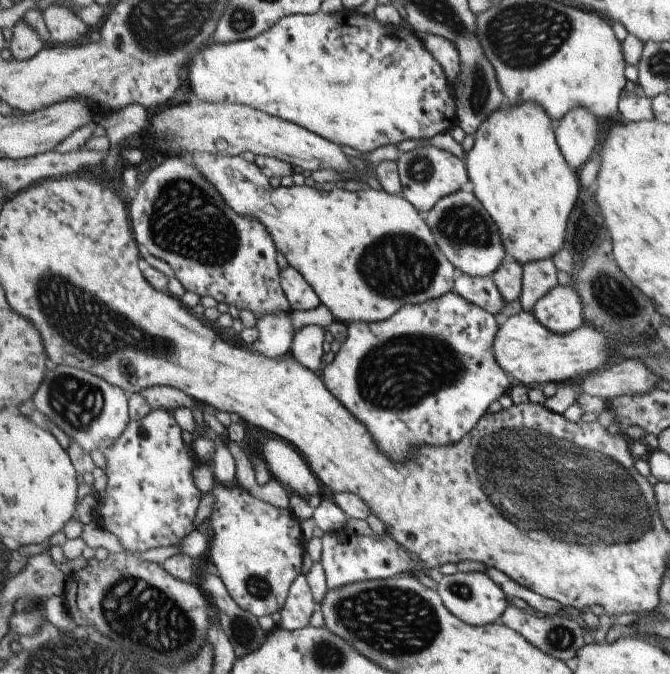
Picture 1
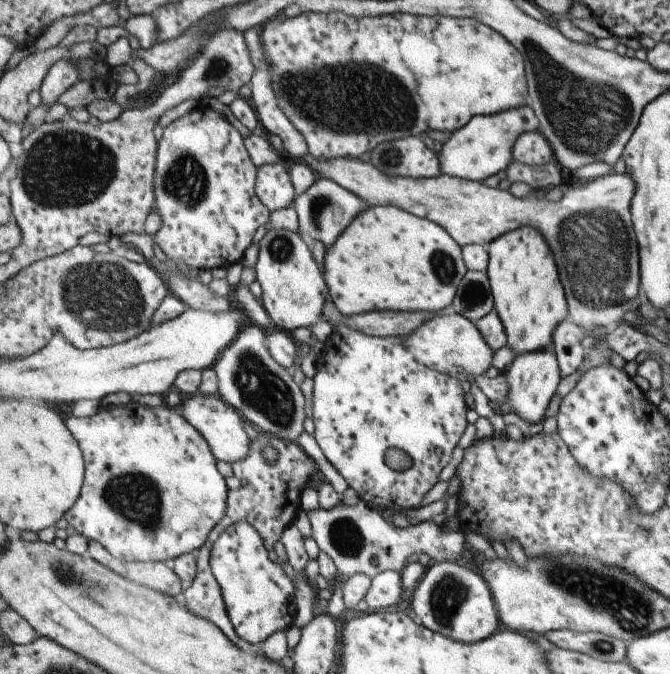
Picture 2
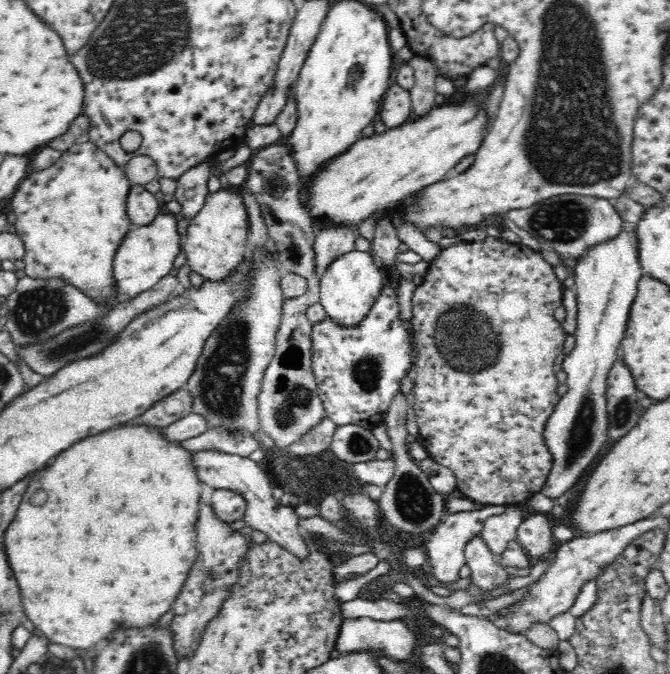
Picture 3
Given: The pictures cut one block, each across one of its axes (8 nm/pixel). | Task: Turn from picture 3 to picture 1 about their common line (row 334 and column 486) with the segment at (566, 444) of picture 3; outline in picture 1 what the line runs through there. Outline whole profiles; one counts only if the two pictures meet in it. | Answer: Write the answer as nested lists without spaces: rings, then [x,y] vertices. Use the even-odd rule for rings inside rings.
[[[459,572],[445,575],[439,582],[438,593],[442,596],[447,608],[461,620],[472,625],[487,626],[502,618],[509,607],[509,596],[487,573]]]

